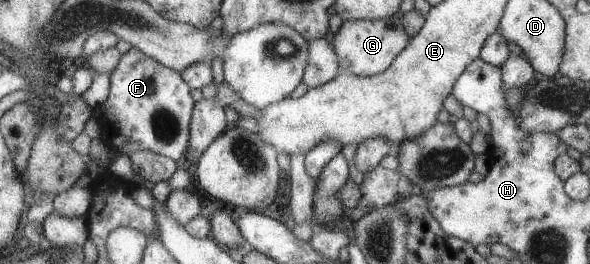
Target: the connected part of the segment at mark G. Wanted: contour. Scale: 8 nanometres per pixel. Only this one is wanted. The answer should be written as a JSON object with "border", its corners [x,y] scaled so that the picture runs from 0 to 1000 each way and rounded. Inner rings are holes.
{"border":[[[680,64],[642,76],[586,76],[568,125],[563,170],[575,216],[576,261],[619,295],[647,277],[664,246],[671,212],[692,170],[697,140],[688,125]]]}

